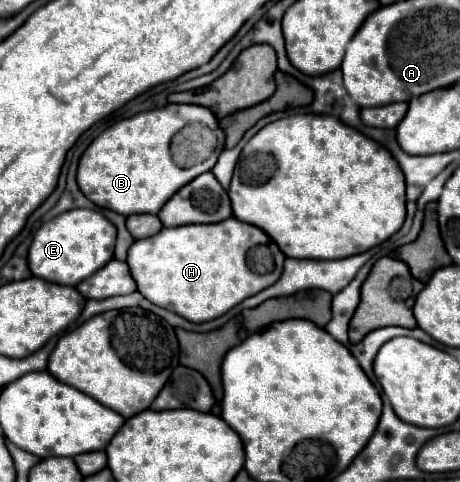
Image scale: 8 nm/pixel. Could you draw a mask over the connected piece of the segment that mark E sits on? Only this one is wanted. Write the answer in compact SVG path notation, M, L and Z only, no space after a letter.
M88 208L68 210L54 220L40 226L28 250L28 268L32 276L48 280L52 284L76 286L80 280L92 276L108 260L114 258L116 228L100 212Z

